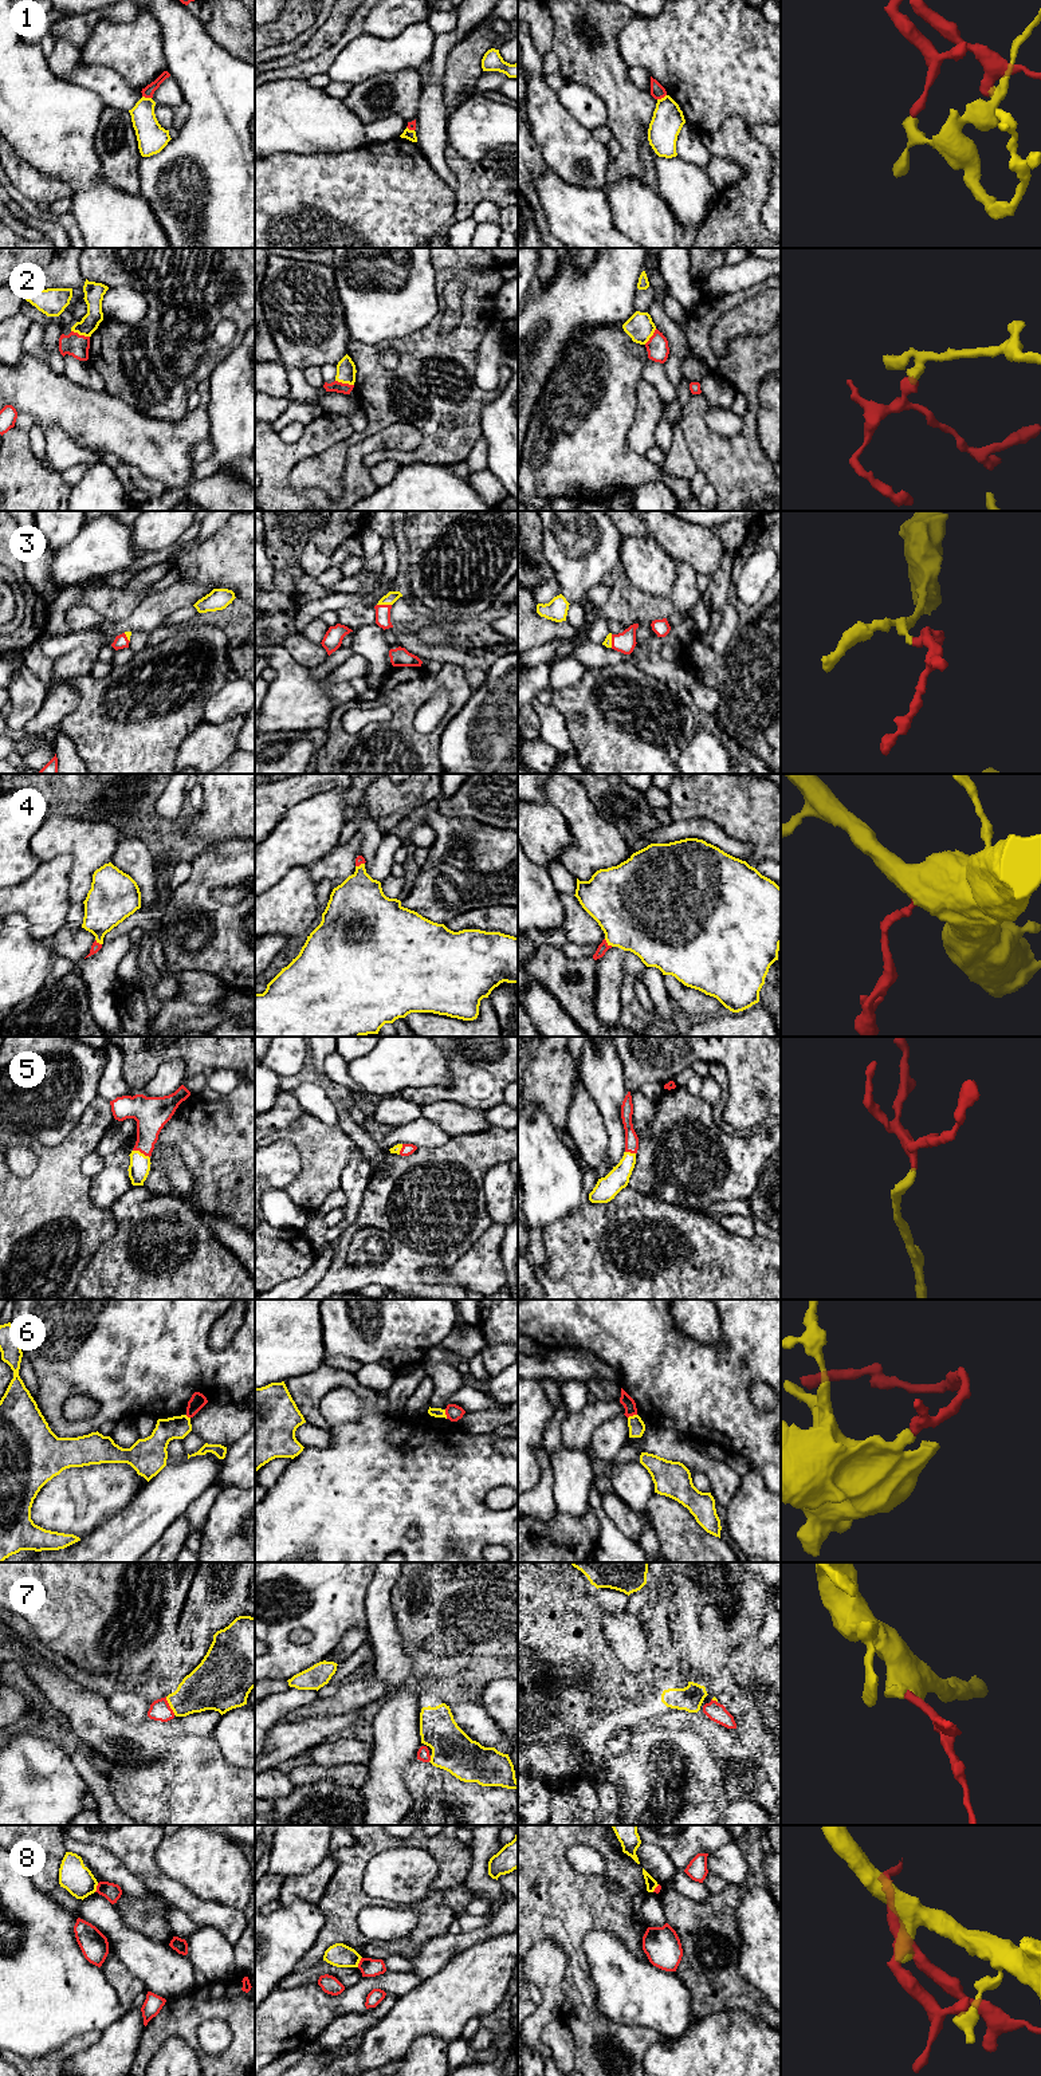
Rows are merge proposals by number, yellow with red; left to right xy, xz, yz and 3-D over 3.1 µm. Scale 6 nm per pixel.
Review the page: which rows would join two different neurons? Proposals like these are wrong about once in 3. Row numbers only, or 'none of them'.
1, 2, 6, 8

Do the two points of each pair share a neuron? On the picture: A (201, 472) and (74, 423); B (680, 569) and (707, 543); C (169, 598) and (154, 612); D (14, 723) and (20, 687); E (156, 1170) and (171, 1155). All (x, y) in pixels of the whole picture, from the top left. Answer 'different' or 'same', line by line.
A: different
B: different
C: same
D: same
E: different

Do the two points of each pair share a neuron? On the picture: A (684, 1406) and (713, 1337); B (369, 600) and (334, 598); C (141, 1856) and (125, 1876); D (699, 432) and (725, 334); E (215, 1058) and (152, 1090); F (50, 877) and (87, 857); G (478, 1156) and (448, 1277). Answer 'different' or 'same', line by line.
A: different
B: same
C: different
D: different
E: different
F: different
G: different

